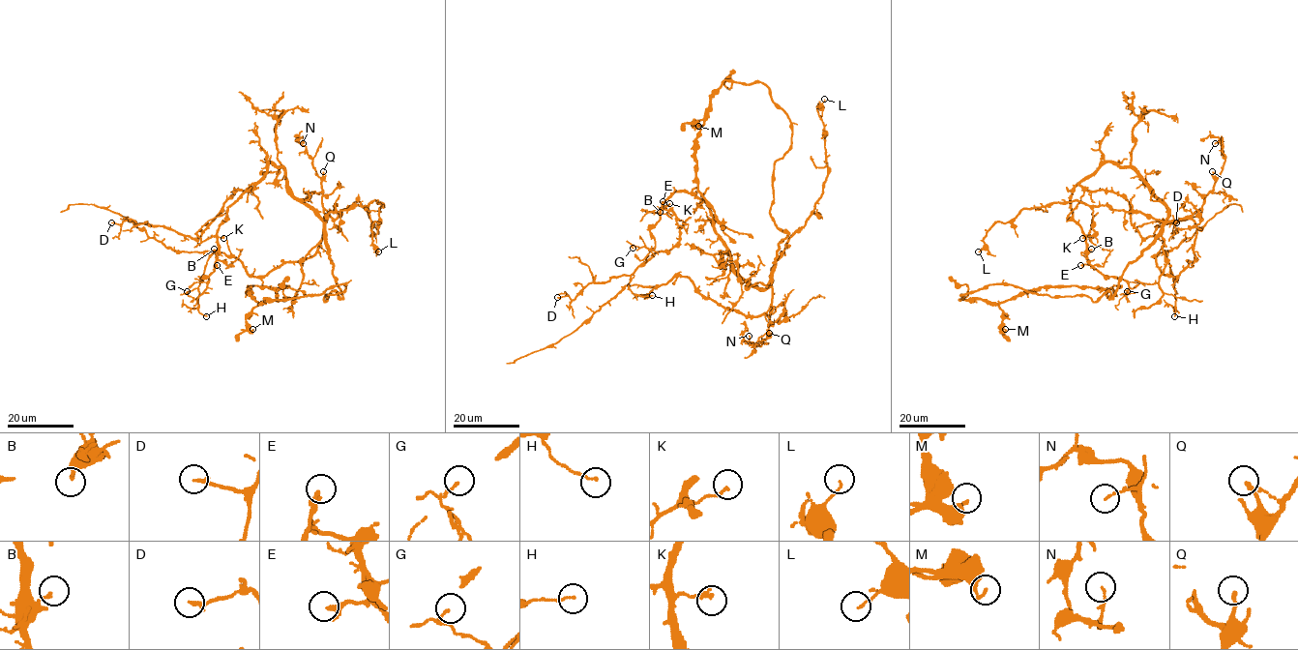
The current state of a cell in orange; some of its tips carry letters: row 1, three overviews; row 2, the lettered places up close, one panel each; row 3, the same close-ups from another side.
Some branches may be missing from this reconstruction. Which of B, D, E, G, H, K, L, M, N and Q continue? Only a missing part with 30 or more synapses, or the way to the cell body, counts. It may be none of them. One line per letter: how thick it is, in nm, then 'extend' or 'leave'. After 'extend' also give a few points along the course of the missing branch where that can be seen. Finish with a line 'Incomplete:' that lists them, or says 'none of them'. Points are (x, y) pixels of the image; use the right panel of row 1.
B: 130 nm thick; leave
D: 180 nm thick; leave
E: 200 nm thick; leave
G: 120 nm thick; leave
H: 110 nm thick; leave
K: 160 nm thick; leave
L: 90 nm thick; leave
M: 140 nm thick; leave
N: 100 nm thick; leave
Q: 190 nm thick; extend; missing branch runs (1212, 171), (1209, 164), (1196, 164), (1188, 156), (1187, 161)
Incomplete: Q

